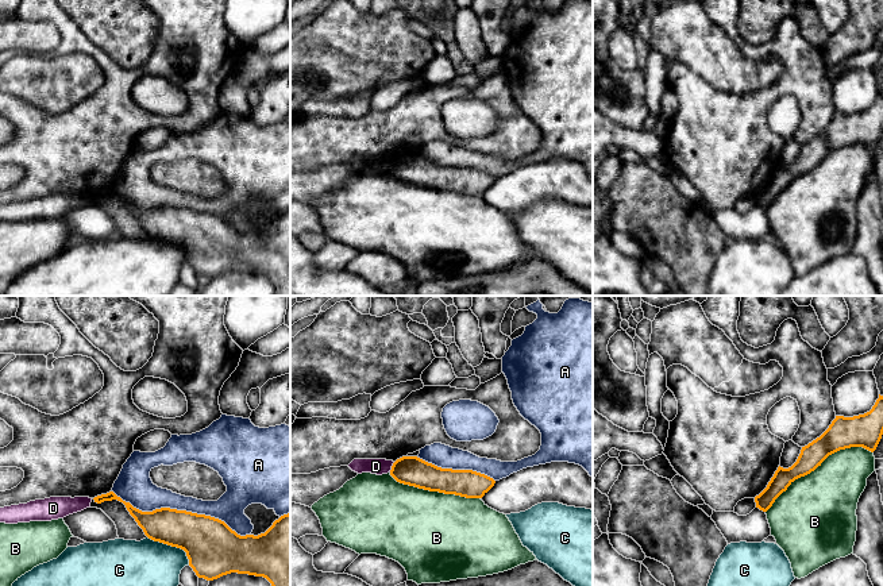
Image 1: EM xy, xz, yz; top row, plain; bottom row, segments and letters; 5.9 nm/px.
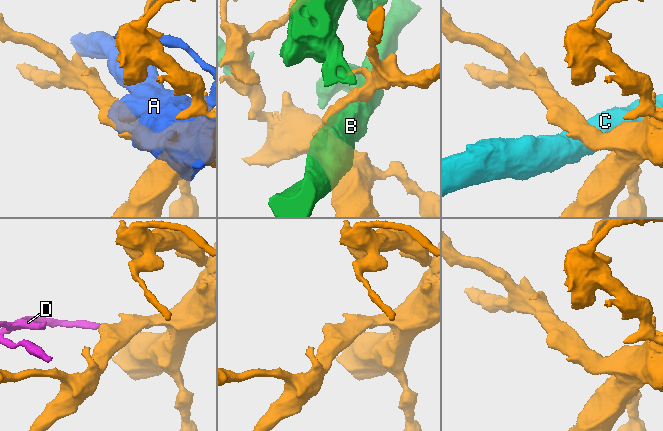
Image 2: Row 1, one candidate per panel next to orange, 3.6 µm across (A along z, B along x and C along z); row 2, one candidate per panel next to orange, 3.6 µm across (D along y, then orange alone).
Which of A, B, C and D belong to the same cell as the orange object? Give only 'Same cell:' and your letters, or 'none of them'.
Same cell: none of them

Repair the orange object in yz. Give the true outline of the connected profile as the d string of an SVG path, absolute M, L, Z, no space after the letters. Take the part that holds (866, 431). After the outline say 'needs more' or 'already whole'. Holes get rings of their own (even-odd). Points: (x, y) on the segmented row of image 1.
M879 394L872 409L864 415L844 417L836 416L829 428L815 440L802 447L801 454L797 462L788 467L778 467L774 477L768 482L767 487L755 497L756 508L763 512L767 512L775 500L787 490L787 487L798 478L805 477L814 471L821 463L832 454L851 448L851 447L863 447L871 452L874 452L882 439L883 435L883 396Z; already whole

